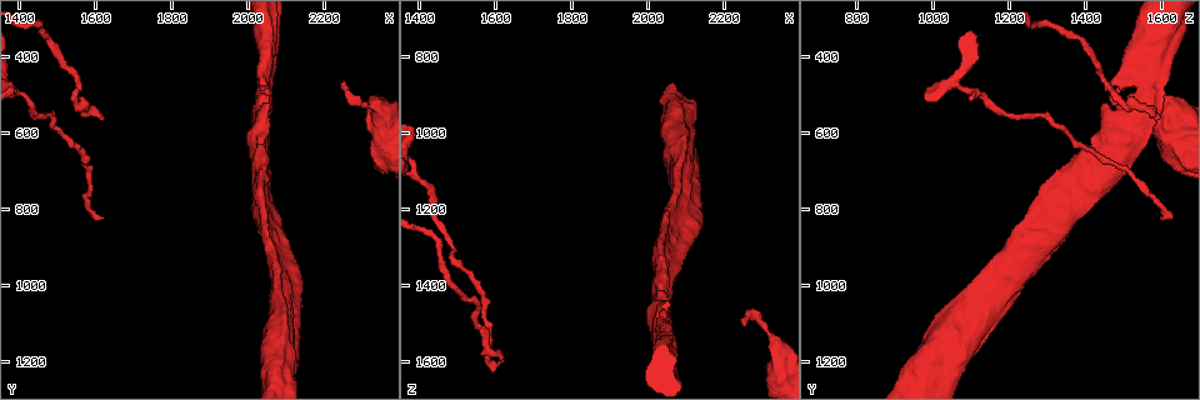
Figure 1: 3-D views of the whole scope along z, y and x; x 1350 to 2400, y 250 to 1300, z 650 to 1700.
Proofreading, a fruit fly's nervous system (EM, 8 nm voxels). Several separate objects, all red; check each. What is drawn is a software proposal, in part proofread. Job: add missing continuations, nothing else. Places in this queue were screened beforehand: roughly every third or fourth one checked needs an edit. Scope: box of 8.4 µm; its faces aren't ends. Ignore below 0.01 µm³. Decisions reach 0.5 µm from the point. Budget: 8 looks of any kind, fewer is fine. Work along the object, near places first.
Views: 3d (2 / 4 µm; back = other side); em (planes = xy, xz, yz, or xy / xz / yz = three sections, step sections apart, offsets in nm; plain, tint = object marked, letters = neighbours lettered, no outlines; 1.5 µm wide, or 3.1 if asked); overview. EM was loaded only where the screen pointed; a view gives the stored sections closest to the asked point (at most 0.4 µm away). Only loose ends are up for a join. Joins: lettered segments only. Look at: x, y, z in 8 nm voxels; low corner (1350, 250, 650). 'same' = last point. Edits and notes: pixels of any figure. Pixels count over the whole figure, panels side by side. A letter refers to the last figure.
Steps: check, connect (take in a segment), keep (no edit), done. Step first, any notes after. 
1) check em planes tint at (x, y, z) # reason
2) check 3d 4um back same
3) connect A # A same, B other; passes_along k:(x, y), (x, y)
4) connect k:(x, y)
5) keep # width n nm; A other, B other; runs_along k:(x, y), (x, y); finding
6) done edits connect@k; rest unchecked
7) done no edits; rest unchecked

check em planes tint at (1615, 820, 1595) # an open end

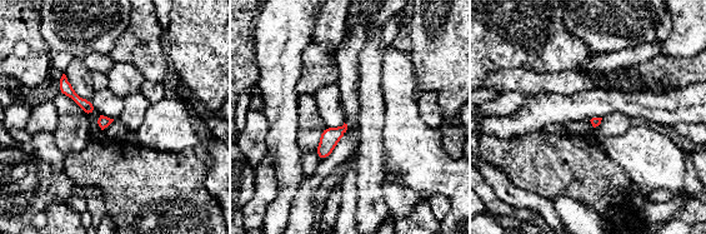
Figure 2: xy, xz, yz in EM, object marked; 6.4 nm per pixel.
check em planes letters same

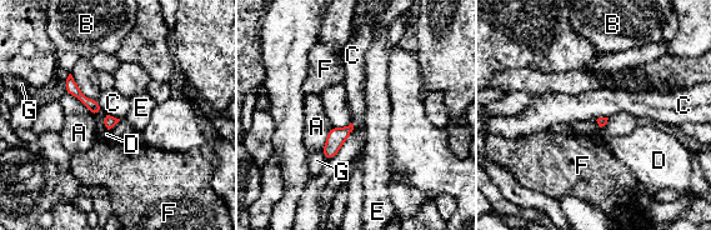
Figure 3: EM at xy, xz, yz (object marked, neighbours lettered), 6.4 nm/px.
keep # A other, B other, C other, D other, E other, F other, G other; border 3:(108, 114), (119, 119); none of them fits

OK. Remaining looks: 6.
check em xy step 4 tint at (2250, 460, 1505) # branch stops here

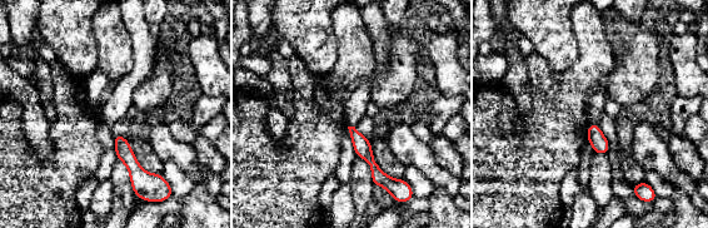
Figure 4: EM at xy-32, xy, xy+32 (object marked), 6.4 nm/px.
check em xy step 4 letters same # see the neighbours

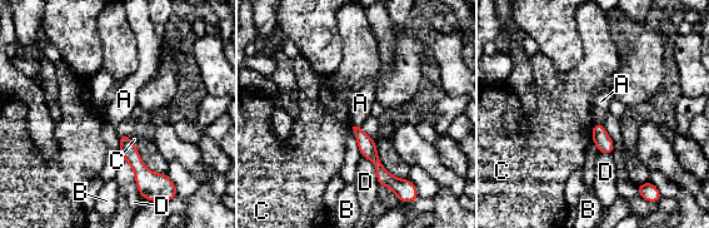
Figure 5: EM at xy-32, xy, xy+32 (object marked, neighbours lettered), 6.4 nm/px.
keep # longest_contact D 260 nm; A other, B other, C other, D other; no lettered segment goes on from it

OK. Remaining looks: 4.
check 3d 2um back at (2035, 805, 1260) # stops while still wide

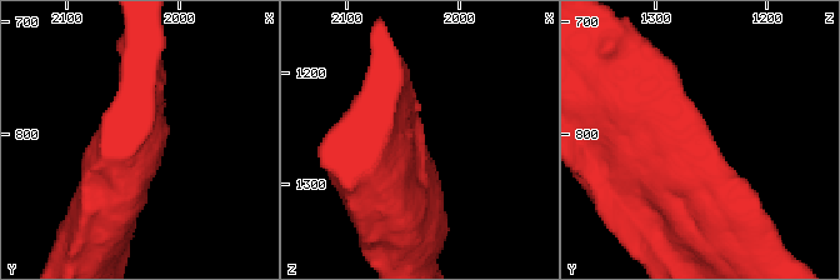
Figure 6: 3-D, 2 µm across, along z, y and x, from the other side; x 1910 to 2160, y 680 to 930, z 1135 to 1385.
check em yz step 8 letters at (2038, 806, 1252) # now the EM

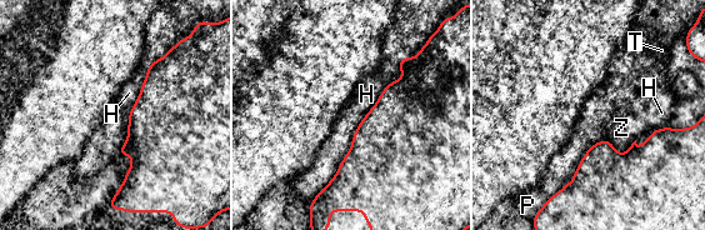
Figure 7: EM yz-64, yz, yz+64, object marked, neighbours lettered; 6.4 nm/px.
check em planes letters same

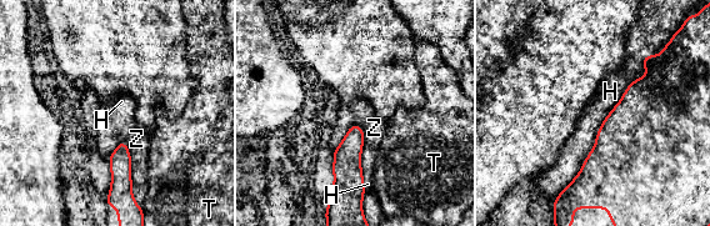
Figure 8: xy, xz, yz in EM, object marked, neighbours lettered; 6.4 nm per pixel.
keep # H other, T other, Z other; no lettered segment goes on from it

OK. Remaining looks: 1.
done no edits; rest unchecked

